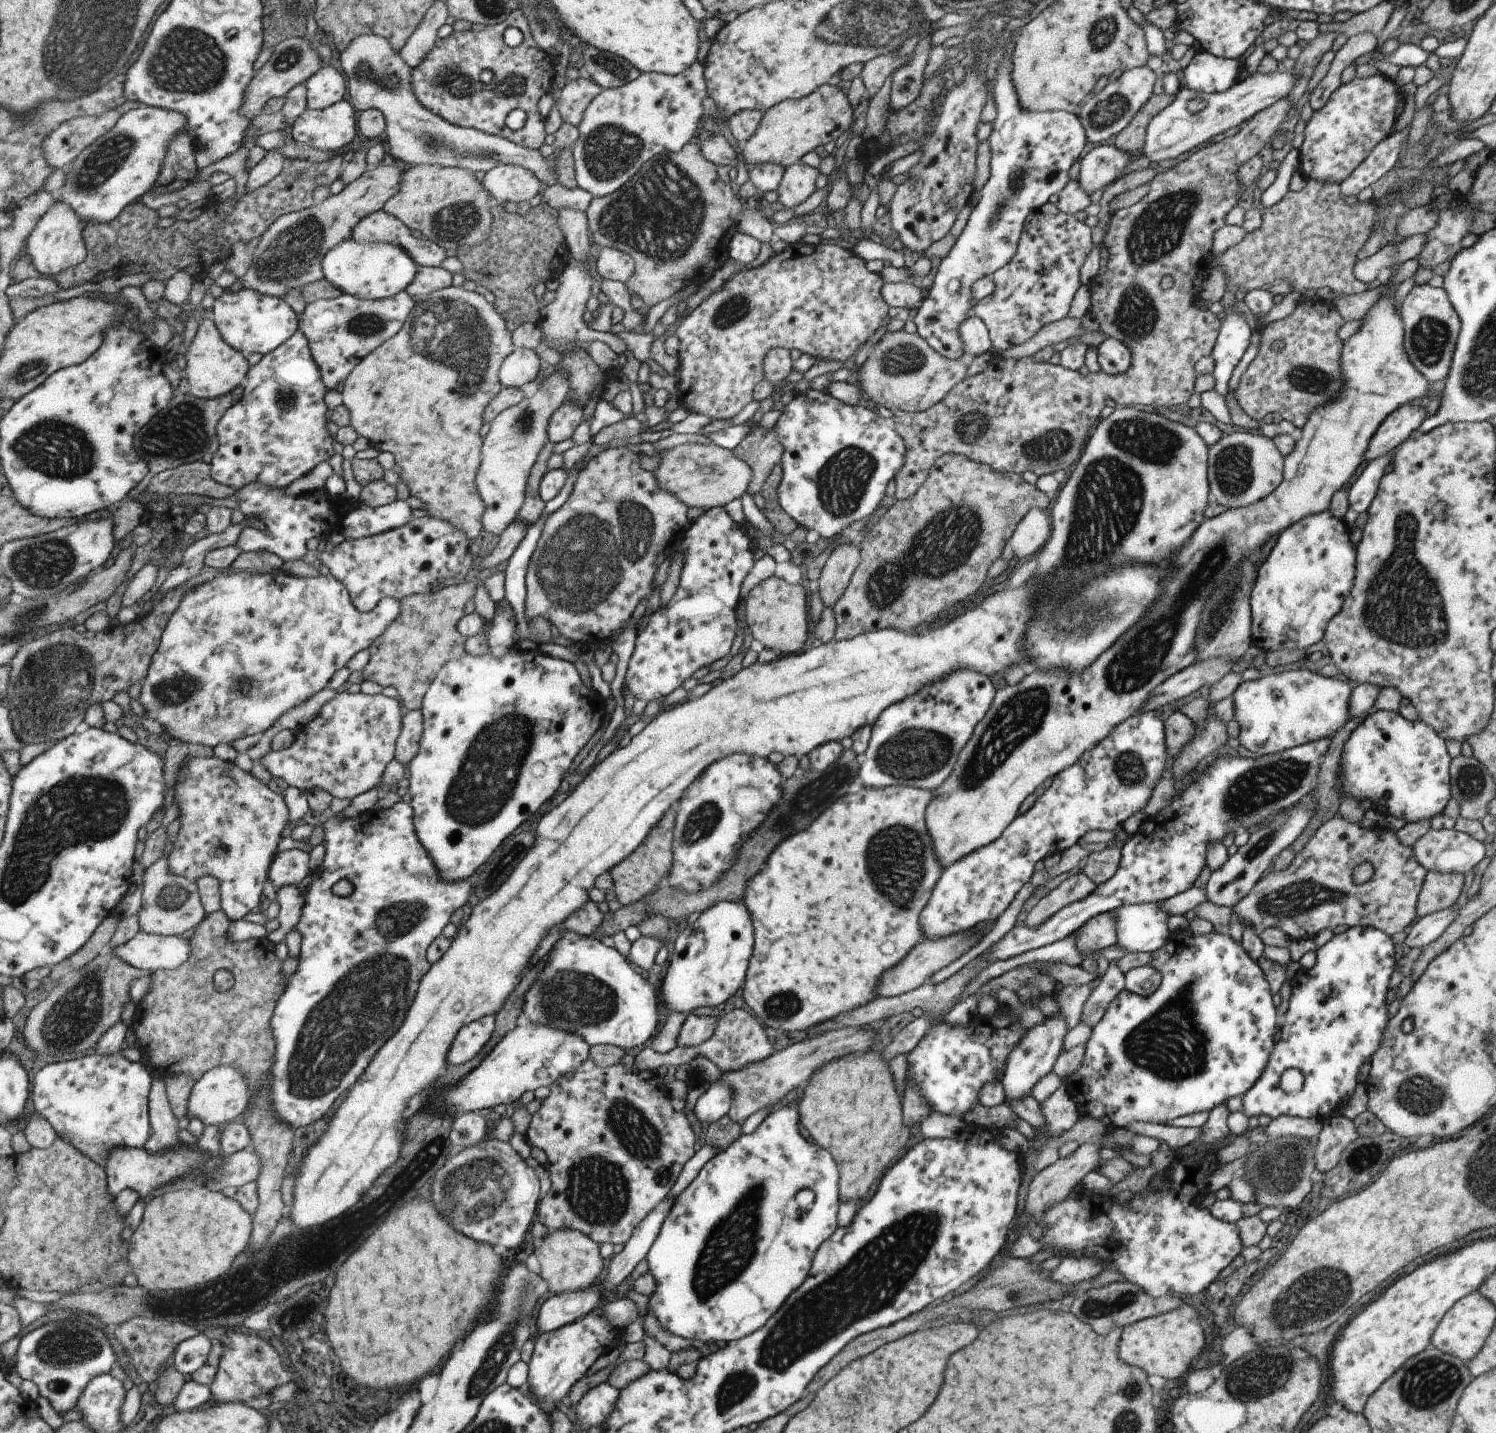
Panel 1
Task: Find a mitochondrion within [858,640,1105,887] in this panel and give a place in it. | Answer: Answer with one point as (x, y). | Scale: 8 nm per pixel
(1020, 715)

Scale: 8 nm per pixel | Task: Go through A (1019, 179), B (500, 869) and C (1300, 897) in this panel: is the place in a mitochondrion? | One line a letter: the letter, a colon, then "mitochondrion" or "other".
A: mitochondrion
B: mitochondrion
C: mitochondrion

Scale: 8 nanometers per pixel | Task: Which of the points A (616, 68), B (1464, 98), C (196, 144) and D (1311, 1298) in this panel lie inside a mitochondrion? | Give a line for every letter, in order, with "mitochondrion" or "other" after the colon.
A: mitochondrion
B: other
C: other
D: mitochondrion

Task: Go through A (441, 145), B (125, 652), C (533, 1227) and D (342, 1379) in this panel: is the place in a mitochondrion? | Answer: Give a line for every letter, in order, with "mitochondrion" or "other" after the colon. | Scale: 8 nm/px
A: mitochondrion
B: other
C: other
D: other

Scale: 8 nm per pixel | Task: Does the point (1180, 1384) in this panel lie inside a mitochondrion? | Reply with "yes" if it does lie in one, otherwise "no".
no

